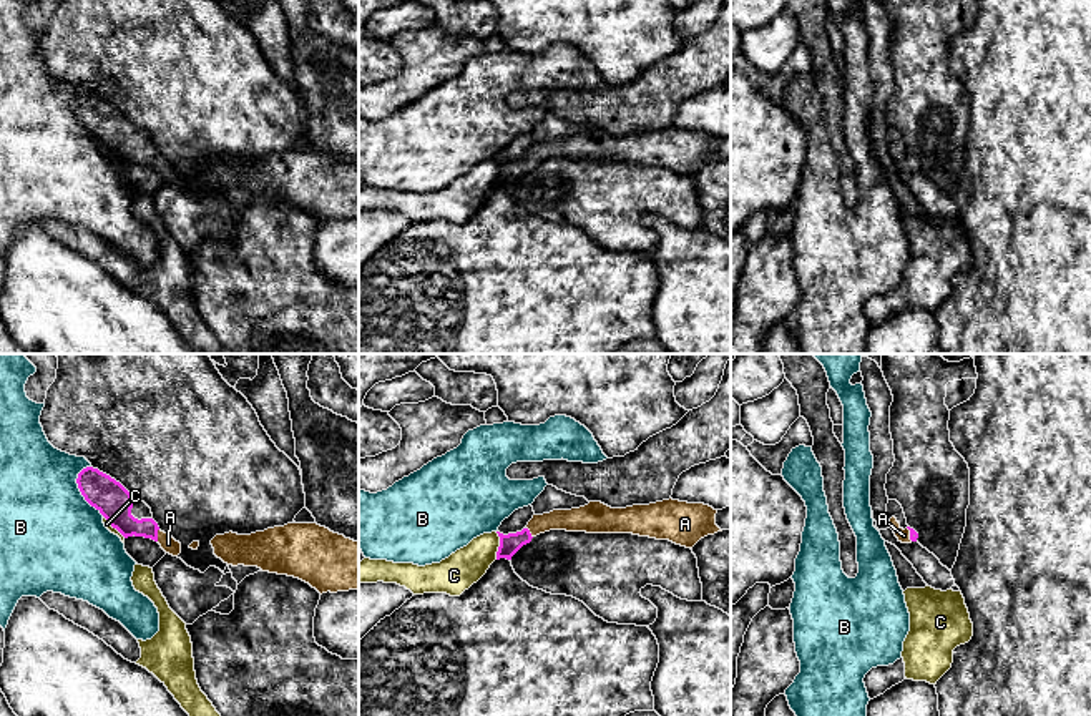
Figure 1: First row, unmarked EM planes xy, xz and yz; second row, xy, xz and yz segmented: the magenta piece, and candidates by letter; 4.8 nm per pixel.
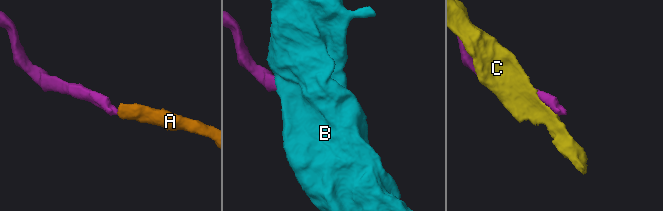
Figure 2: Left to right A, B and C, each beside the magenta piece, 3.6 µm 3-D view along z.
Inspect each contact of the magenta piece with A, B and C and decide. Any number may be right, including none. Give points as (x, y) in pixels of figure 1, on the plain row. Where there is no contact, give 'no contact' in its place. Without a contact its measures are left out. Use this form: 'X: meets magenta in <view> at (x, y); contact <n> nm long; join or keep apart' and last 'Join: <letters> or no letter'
A: meets magenta in xy at (156, 163); contact 60 nm long; join
B: meets magenta in xy at (80, 118); contact 260 nm long; keep apart
C: meets magenta in xz at (500, 173); contact 140 nm long; keep apart
Join: A

